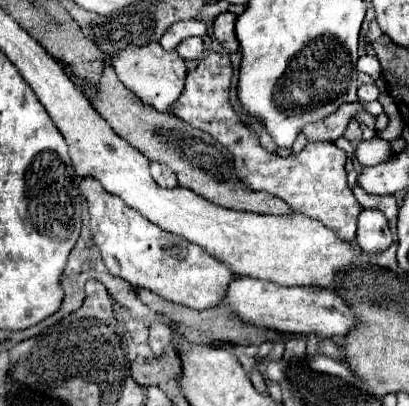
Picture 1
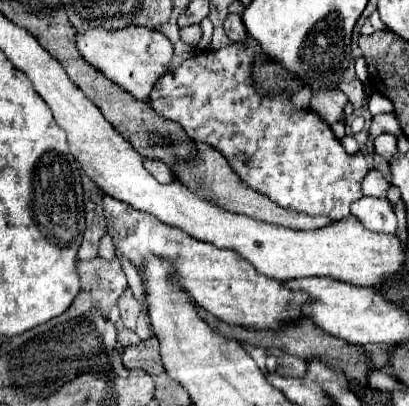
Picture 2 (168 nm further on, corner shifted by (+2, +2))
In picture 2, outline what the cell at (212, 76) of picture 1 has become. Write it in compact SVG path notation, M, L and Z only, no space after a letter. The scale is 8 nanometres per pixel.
M230 44L220 50L196 54L176 70L158 78L148 104L158 116L178 122L194 142L204 142L216 148L228 160L230 168L248 182L248 186L268 194L276 204L310 216L328 216L332 220L350 216L350 204L364 196L362 180L368 174L366 158L362 152L348 154L330 130L330 124L310 108L296 108L288 94L266 94L266 90L254 88L250 72L254 56L254 48L246 48L244 44Z

